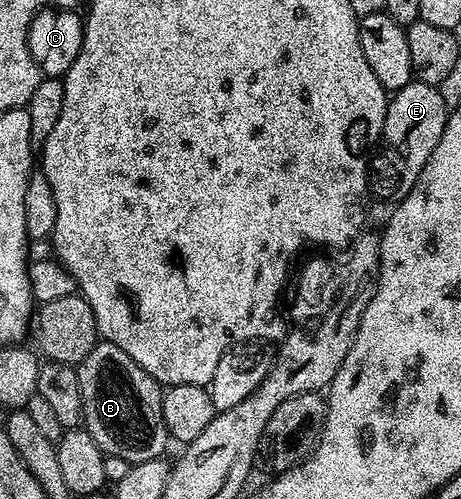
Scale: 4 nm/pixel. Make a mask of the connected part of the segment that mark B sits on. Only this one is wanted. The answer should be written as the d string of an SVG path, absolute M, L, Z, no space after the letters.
M99 342L94 345L94 349L88 354L88 358L84 358L82 363L77 365L78 377L80 378L80 394L82 395L82 418L84 427L87 432L92 434L92 438L100 445L103 453L107 456L115 456L116 458L124 458L128 463L139 464L140 462L148 462L149 460L159 459L163 455L166 444L168 445L168 437L166 435L166 427L164 426L164 410L162 409L162 393L163 385L153 380L136 362L132 362L132 358L128 358L128 354L124 354L124 350L120 350L120 346Z

